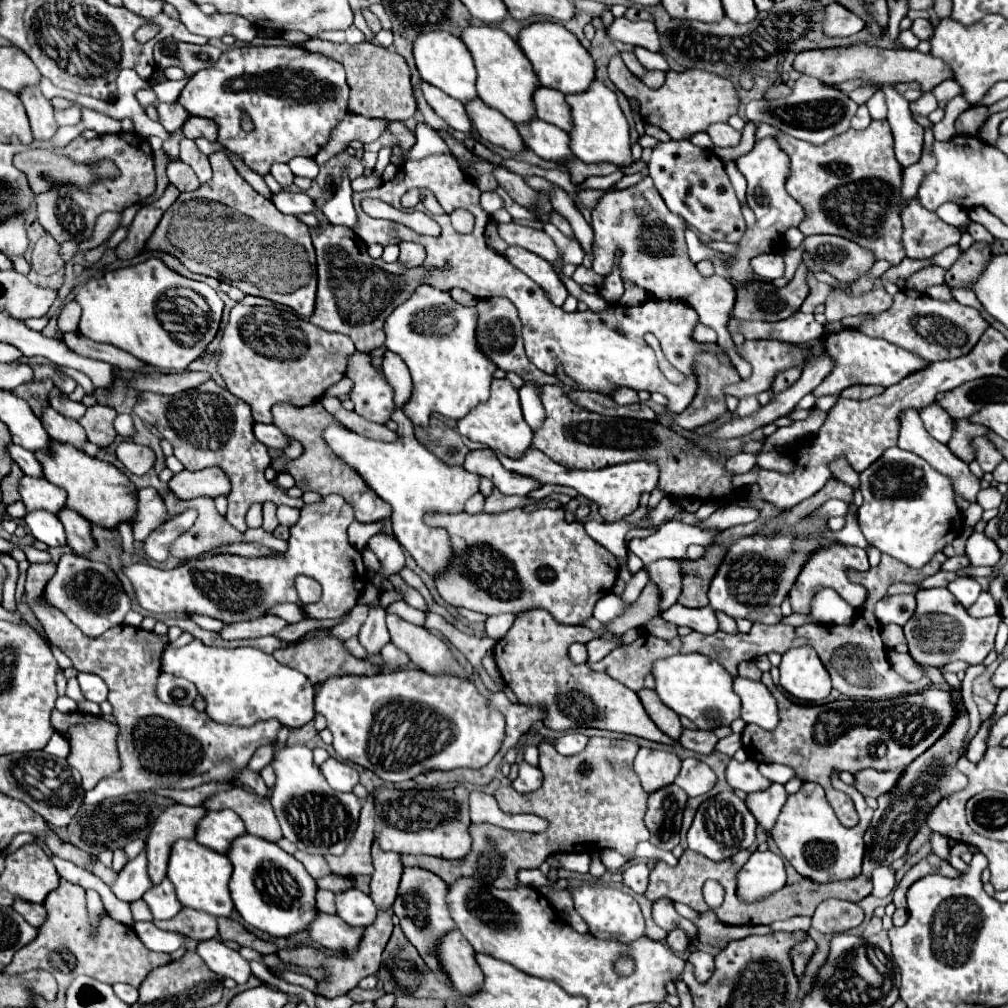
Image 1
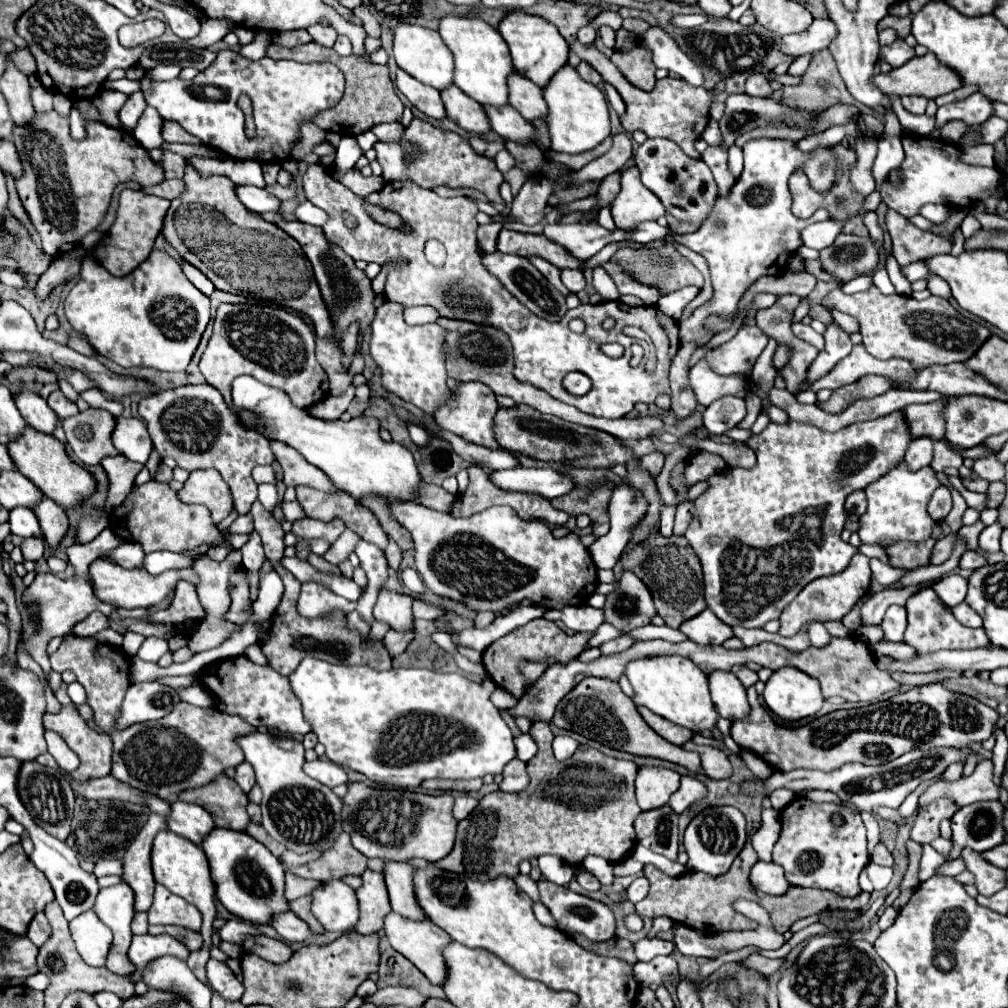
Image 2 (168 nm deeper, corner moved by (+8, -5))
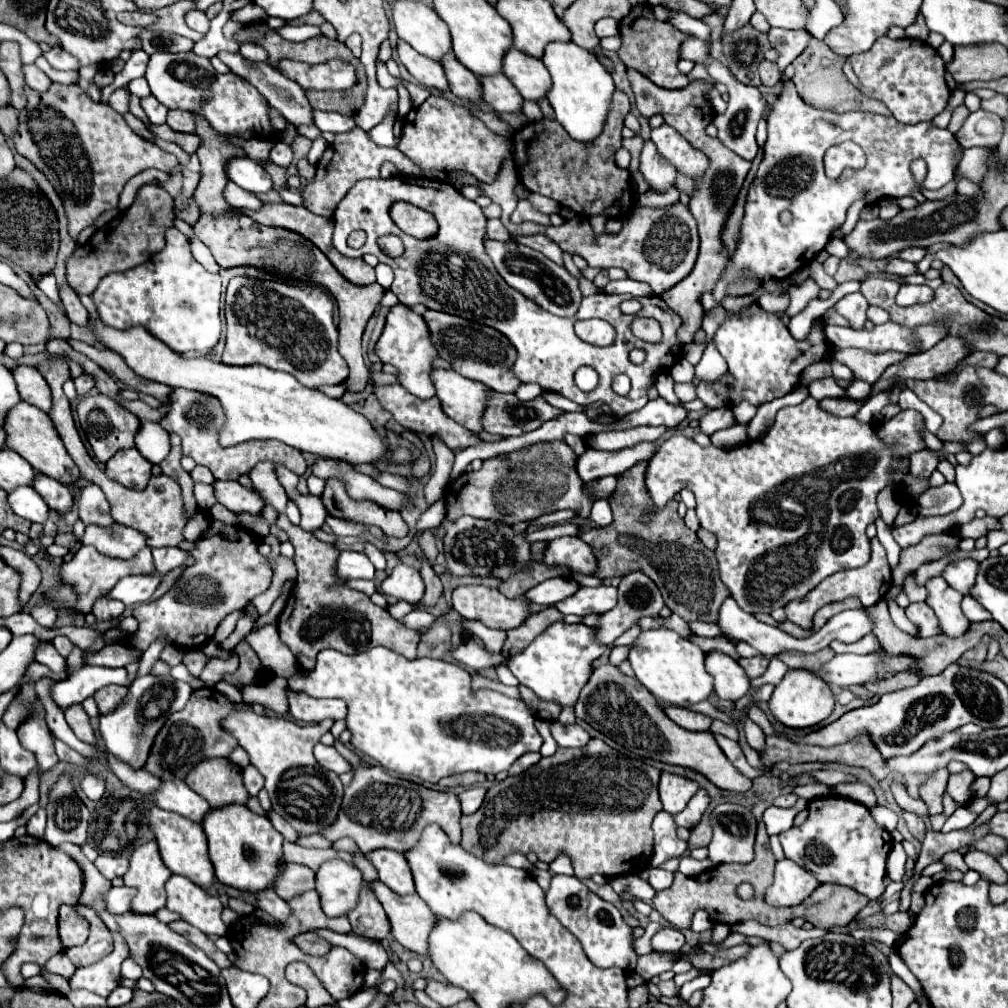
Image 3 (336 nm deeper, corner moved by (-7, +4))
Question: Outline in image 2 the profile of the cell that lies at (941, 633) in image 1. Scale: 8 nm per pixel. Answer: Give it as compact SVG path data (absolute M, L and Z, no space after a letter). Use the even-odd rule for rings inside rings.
M921 588L917 596L909 598L909 604L905 608L909 616L909 626L905 630L905 642L921 654L937 652L945 648L983 648L989 644L989 638L983 628L967 628L955 620L951 610L945 604L941 604L933 588Z

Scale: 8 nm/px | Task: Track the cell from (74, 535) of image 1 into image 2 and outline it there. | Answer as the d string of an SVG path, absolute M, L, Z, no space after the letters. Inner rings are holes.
M43 498L37 506L33 506L33 512L35 512L37 520L39 520L45 542L51 548L57 548L61 538L65 536L65 532L69 528L69 520L67 520L65 510L59 504L55 504L53 500Z

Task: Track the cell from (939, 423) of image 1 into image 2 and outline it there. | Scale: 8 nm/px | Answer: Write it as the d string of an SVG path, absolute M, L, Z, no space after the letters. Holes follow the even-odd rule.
M931 438L913 440L905 452L905 464L909 470L921 470L931 464L933 458L933 442Z

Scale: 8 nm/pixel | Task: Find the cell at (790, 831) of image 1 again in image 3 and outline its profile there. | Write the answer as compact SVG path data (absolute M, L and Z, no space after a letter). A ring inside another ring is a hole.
M828 795L828 797L818 797L808 803L808 819L800 827L792 827L784 833L780 833L780 843L784 847L784 853L788 859L798 863L800 867L808 869L814 873L818 883L836 883L836 885L846 885L868 899L878 899L882 891L886 889L884 885L884 875L886 875L886 857L892 849L892 837L886 829L878 827L874 819L870 817L868 809L862 803L856 803L852 799L840 797L840 795Z

